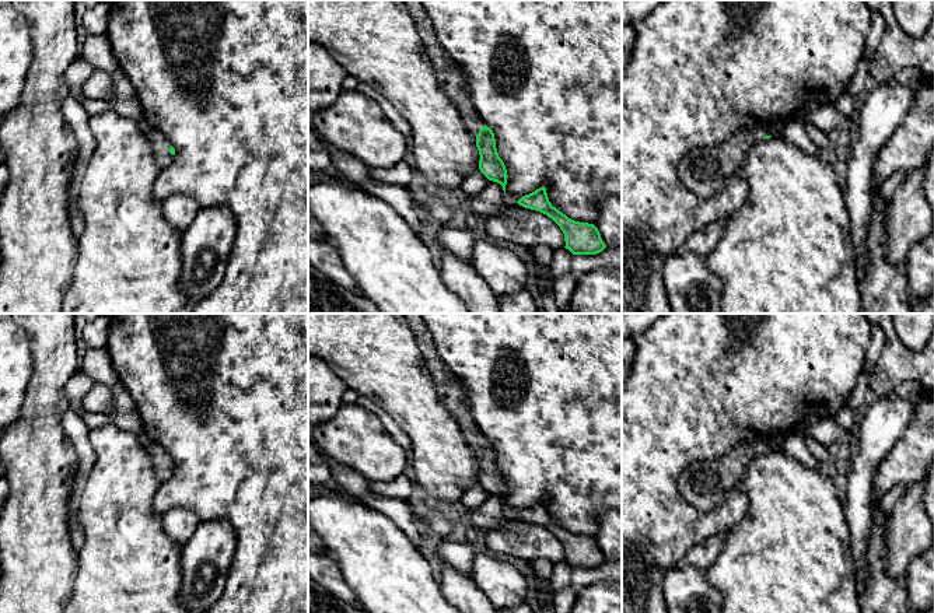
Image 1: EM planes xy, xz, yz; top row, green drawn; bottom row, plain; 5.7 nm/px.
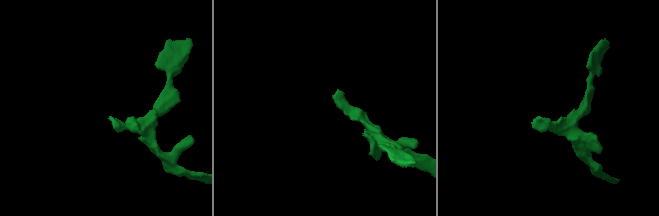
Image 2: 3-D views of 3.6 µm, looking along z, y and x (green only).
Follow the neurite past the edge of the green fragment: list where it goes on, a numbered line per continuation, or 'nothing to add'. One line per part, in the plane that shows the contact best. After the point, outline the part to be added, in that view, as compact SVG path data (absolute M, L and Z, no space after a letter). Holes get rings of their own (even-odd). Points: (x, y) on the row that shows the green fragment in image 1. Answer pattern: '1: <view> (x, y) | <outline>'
1: xy (160, 144) | M146 119L140 120L137 126L140 132L148 139L150 146L154 151L157 164L161 168L168 167L174 158L174 155L169 153L169 147L172 146L169 140L154 126L151 126Z

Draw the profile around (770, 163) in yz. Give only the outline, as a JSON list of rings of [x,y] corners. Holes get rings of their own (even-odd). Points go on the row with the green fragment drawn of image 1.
[[[780,136],[756,141],[751,147],[745,164],[734,174],[748,182],[748,199],[738,210],[728,216],[718,245],[706,258],[707,267],[717,273],[723,281],[720,313],[861,313],[861,293],[856,276],[850,214],[846,207],[844,192],[840,189],[833,171],[833,161],[826,155],[808,155]]]

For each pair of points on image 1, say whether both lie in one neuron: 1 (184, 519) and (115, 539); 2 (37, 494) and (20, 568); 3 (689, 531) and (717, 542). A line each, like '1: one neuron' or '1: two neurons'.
1: two neurons
2: one neuron
3: two neurons

